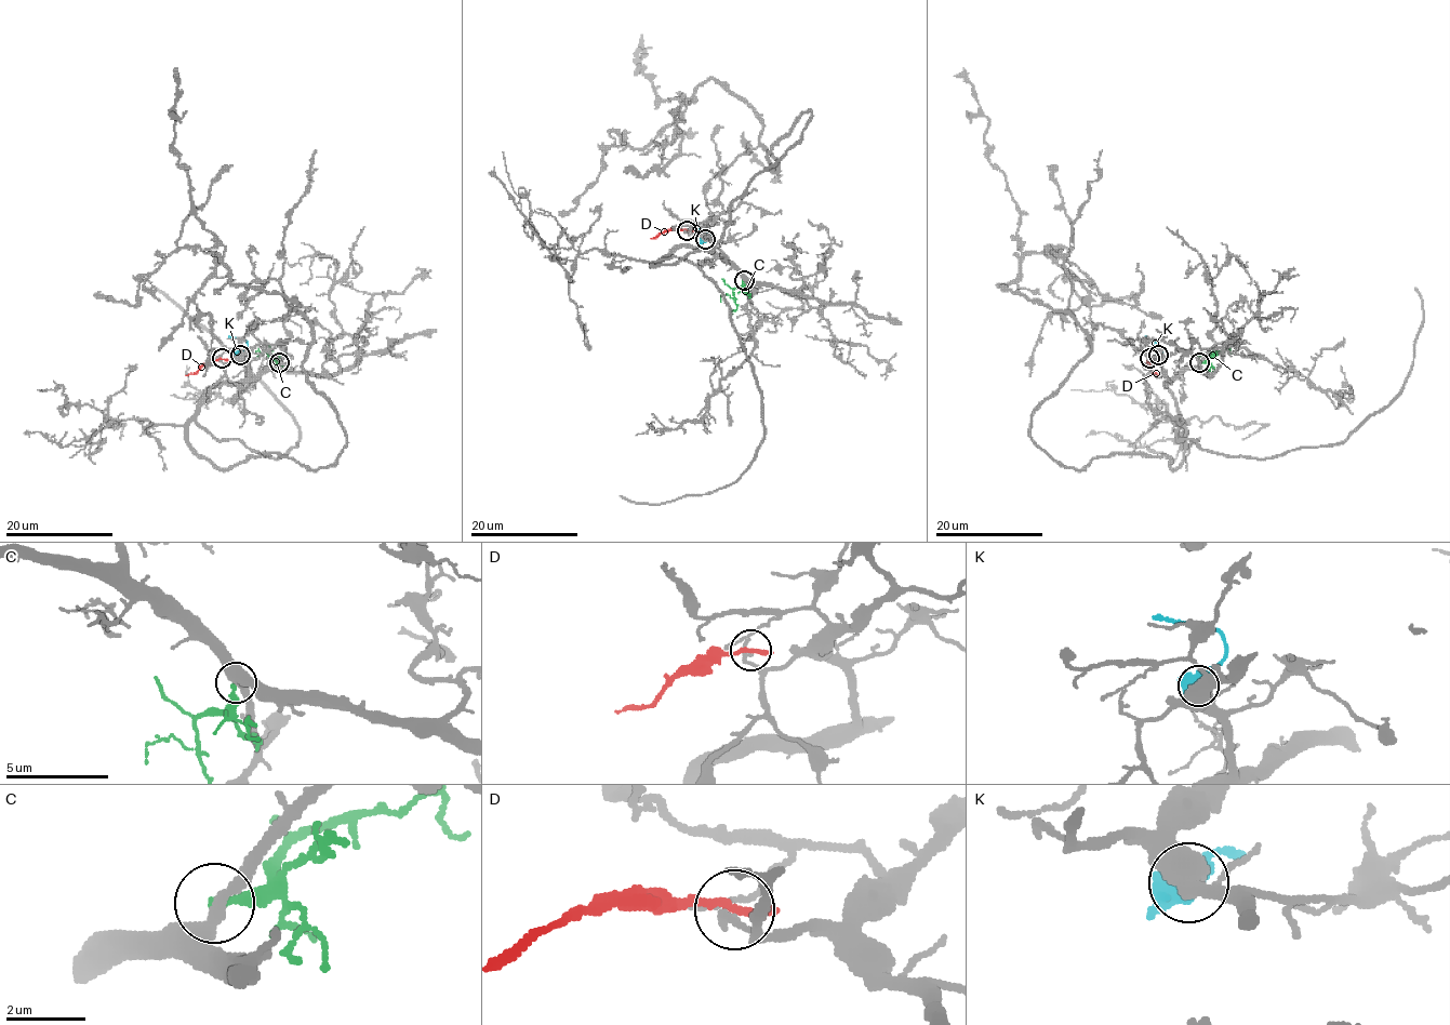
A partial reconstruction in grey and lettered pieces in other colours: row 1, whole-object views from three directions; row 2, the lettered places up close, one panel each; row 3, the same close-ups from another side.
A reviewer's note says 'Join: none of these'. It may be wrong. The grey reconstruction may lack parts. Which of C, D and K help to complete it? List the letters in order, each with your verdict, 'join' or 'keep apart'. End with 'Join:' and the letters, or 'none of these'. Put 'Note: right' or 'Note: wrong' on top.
Note: right
C: keep apart
D: keep apart
K: keep apart
Join: none of these

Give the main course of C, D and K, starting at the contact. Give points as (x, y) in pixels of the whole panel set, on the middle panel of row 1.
C: (743, 280), (732, 291), (736, 308), (732, 314)
D: (687, 230), (660, 233), (650, 238)
K: (705, 239), (713, 236), (693, 226)

